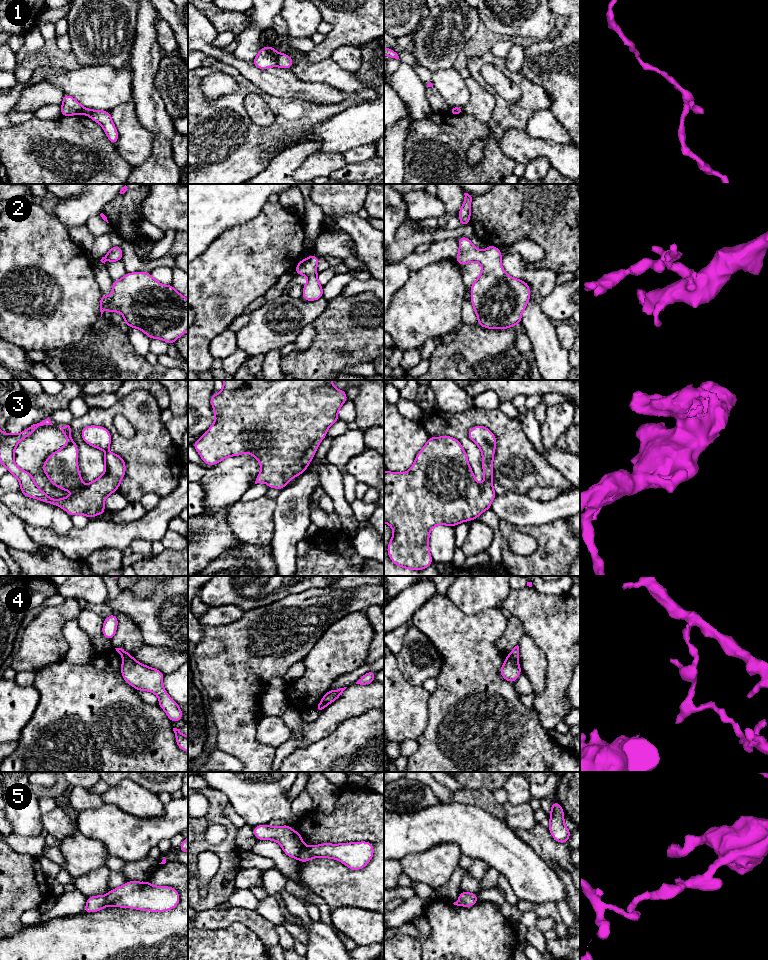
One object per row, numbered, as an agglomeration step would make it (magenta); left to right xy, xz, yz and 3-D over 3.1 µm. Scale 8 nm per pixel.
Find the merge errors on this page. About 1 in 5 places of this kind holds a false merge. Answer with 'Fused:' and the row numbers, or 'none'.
Fused: 1, 4, 5

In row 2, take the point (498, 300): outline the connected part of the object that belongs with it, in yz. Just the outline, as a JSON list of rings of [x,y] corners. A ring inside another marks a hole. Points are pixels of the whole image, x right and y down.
[[[459,237],[459,252],[456,261],[459,265],[479,262],[482,265],[480,276],[472,283],[471,303],[480,326],[487,329],[507,329],[521,323],[522,312],[530,300],[530,287],[520,279],[509,276],[501,266],[502,253],[499,248],[487,245],[485,251],[476,248],[468,237]]]

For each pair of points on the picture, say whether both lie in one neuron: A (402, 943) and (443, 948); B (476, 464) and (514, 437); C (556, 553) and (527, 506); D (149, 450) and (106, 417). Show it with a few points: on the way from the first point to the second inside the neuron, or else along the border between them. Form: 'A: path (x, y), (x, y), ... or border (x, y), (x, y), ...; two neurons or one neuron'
A: border (400, 933), (417, 938), (422, 949); two neurons
B: path (466, 443), (464, 429), (473, 420), (493, 420); one neuron
C: border (561, 518), (541, 524), (514, 524); two neurons
D: path (148, 435), (146, 429), (127, 410), (121, 410); one neuron

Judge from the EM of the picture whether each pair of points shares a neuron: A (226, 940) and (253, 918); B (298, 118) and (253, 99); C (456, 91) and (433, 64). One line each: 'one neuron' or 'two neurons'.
A: two neurons
B: two neurons
C: two neurons

